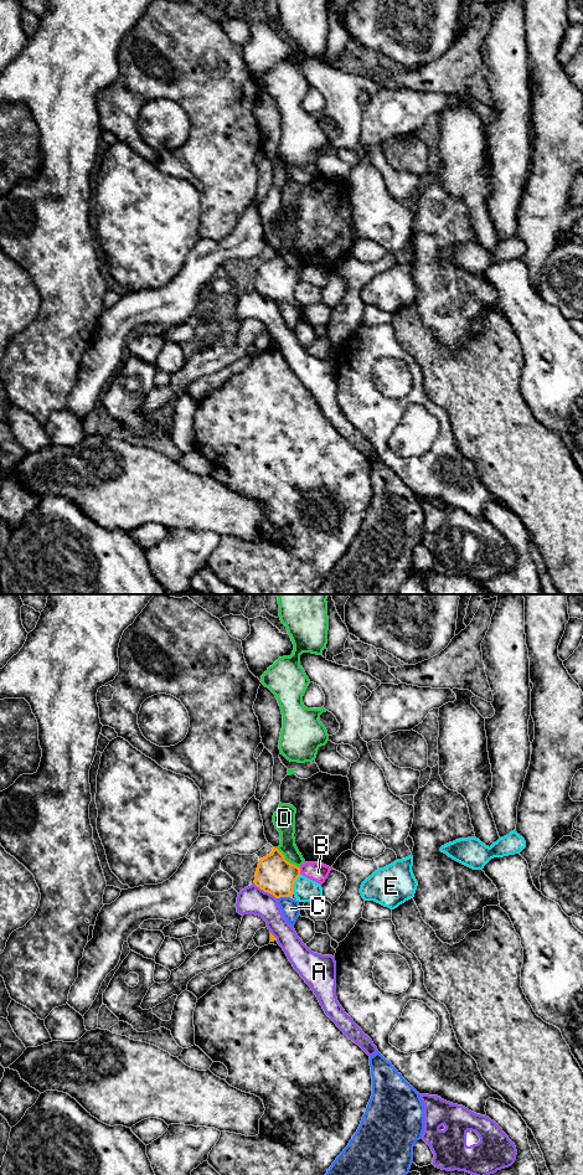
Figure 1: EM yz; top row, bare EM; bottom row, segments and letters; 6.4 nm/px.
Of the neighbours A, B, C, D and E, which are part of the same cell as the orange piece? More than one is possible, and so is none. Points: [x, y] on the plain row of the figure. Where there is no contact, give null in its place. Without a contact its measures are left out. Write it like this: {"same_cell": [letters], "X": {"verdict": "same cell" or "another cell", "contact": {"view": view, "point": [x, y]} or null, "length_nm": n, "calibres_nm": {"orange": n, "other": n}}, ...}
{"same_cell": [], "A": {"verdict": "another cell", "contact": {"view": "yz", "point": [266, 295]}, "length_nm": 190, "calibres_nm": {"orange": 240, "other": 180}}, "B": {"verdict": "another cell", "contact": {"view": "yz", "point": [299, 276]}, "length_nm": 50, "calibres_nm": {"orange": 240, "other": 120}}, "C": {"verdict": "another cell", "contact": {"view": "yz", "point": [283, 300]}, "length_nm": 80, "calibres_nm": {"orange": 240, "other": 120}}, "D": {"verdict": "another cell", "contact": {"view": "yz", "point": [285, 264]}, "length_nm": 200, "calibres_nm": {"orange": 240, "other": 140}}, "E": {"verdict": "another cell", "contact": {"view": "yz", "point": [294, 287]}, "length_nm": 130, "calibres_nm": {"orange": 240, "other": 160}}}

